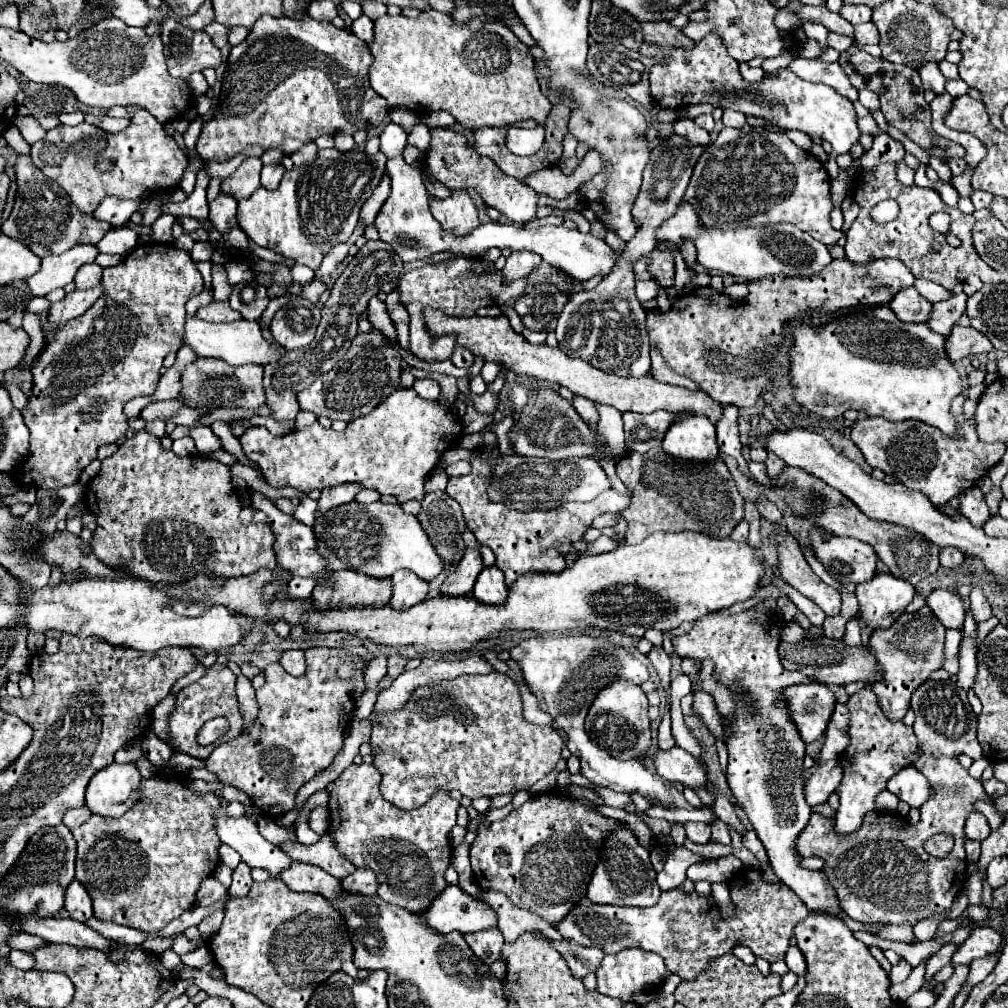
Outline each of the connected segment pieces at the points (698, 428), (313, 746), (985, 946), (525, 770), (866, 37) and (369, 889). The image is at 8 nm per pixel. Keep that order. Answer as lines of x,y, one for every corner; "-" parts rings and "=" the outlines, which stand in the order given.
676,414
676,422
662,440
666,454
684,460
708,460
718,456
714,424
696,414
=
314,646
308,648
304,656
308,662
308,670
302,676
290,676
278,662
264,668
266,684
260,690
256,690
260,712
254,726
246,734
234,738
234,742
218,746
206,760
206,770
216,772
220,782
232,784
238,790
246,792
252,798
254,806
260,810
260,814
266,818
278,818
290,812
294,808
298,788
320,770
326,770
328,764
332,764
334,756
342,750
344,730
348,728
354,712
354,698
348,690
350,684
338,676
338,668
346,654
336,648
=
986,926
972,928
968,938
960,944
956,954
952,956
952,966
972,964
972,960
976,958
996,954
1000,948
1000,942
1002,942
1002,936
994,928
986,928
=
492,672
484,676
460,676
418,688
404,708
376,718
370,746
374,756
372,764
382,774
382,796
402,810
414,810
424,806
424,800
432,798
432,792
438,790
458,790
462,796
480,798
530,788
554,770
564,740
550,726
526,722
514,680
502,672
=
864,22
864,24
856,24
854,26
854,38
858,46
866,46
866,44
878,44
878,30
872,22
=
356,868
354,874
350,874
342,880
342,888
350,894
374,896
376,894
376,874
366,868

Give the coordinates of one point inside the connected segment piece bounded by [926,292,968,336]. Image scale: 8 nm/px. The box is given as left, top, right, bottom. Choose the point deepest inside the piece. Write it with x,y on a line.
945,314

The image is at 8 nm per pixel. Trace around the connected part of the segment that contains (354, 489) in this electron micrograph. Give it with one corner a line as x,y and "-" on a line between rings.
340,484
340,486
334,486
334,488
324,488
322,494
320,494
320,500
318,500
318,510
320,512
326,512
334,506
340,506
340,504
346,504
346,502
352,502
354,496
360,492
362,488
360,486
352,486
350,484

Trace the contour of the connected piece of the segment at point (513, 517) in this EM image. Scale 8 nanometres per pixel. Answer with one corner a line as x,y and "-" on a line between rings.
486,446
474,448
470,458
472,472
466,476
452,476
448,480
446,494
462,506
466,524
476,540
496,554
496,566
504,572
508,586
512,586
524,572
562,572
566,568
566,558
558,548
562,544
574,544
582,540
584,532
590,528
596,516
606,512
618,514
630,502
630,492
618,494
614,490
606,490
592,502
564,502
552,510
512,510
502,502
488,500
488,486
492,478
492,458
488,458
488,454
490,452

